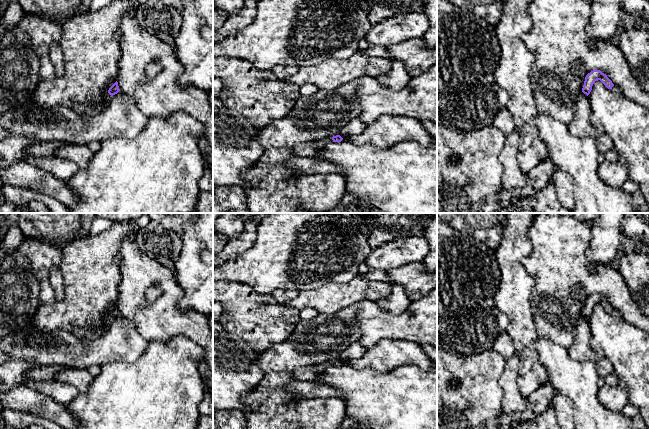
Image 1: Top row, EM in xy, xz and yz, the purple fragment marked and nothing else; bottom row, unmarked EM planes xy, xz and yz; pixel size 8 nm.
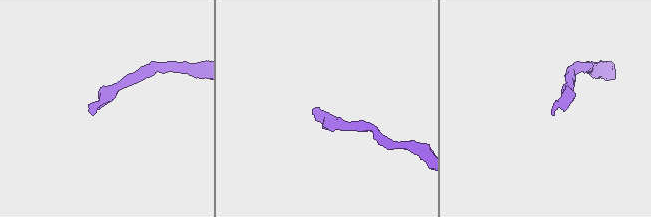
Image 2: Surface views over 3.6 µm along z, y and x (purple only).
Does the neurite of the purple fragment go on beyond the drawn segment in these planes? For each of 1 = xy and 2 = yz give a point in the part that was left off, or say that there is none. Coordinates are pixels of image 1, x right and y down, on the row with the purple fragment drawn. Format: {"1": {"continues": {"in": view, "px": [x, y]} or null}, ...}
{"1": {"continues": null}, "2": {"continues": null}}

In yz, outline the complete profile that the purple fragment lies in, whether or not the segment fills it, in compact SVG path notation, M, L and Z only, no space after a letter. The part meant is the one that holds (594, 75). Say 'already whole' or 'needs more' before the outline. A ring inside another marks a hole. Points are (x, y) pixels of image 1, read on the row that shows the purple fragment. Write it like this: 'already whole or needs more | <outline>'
already whole | M596 69L586 75L584 85L582 88L582 92L588 96L592 90L593 84L597 80L600 80L608 89L612 89L612 87L614 86L614 84L607 77L606 74L604 74L600 70Z

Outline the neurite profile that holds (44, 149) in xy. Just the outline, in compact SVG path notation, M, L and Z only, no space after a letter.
M45 141L45 142L37 142L35 145L30 146L25 151L25 157L27 156L41 156L48 157L53 156L54 153L63 145L70 144L60 141Z

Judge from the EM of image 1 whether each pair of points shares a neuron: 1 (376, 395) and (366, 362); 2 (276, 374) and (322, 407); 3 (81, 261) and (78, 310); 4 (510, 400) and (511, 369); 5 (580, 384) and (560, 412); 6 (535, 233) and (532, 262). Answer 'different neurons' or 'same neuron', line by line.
1: different neurons
2: same neuron
3: same neuron
4: same neuron
5: different neurons
6: same neuron

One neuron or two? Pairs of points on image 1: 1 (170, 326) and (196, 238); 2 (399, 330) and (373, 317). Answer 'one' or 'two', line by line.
1: two
2: one

